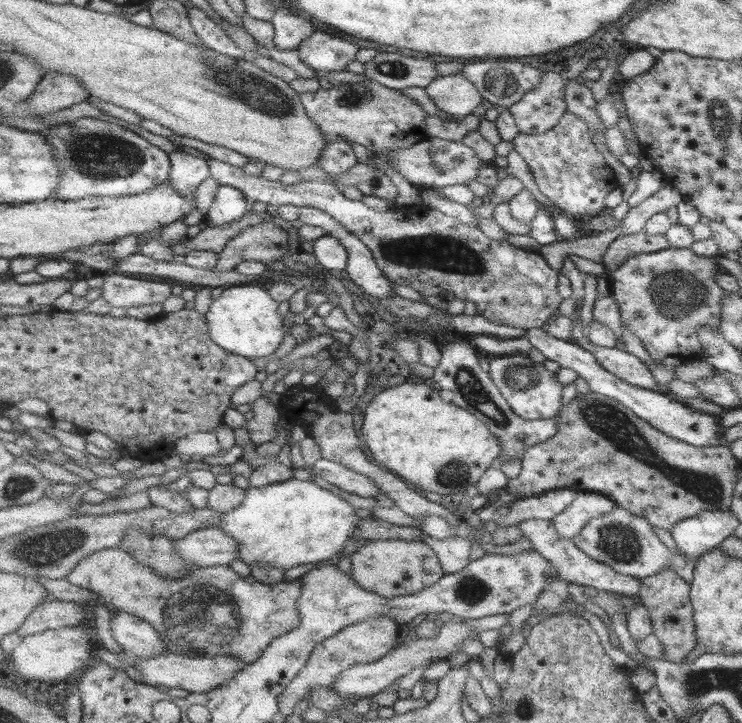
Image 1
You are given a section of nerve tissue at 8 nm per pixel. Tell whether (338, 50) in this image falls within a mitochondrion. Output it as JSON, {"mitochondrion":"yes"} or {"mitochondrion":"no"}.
{"mitochondrion":"no"}

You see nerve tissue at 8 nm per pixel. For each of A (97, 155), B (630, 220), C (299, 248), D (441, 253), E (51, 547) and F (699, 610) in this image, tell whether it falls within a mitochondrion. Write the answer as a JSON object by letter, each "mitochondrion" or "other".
{"A":"mitochondrion","B":"other","C":"other","D":"mitochondrion","E":"mitochondrion","F":"other"}

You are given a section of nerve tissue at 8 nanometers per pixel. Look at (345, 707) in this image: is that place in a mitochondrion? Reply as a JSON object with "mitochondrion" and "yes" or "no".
{"mitochondrion":"no"}

